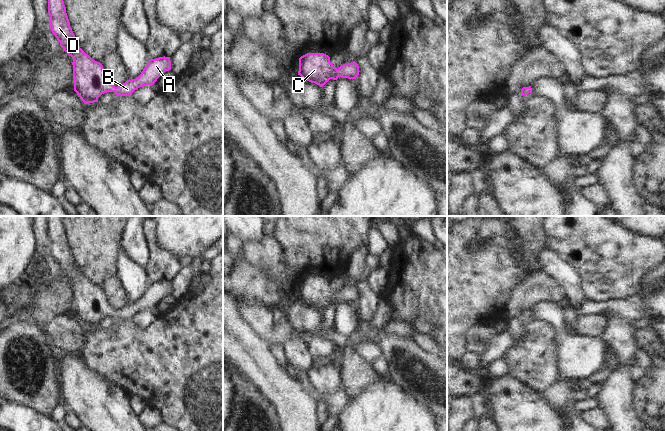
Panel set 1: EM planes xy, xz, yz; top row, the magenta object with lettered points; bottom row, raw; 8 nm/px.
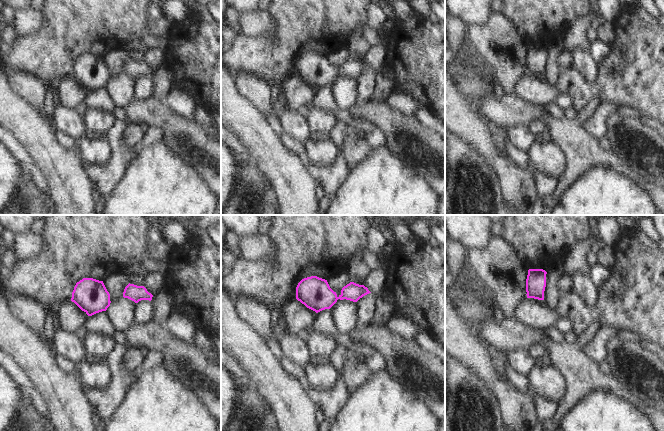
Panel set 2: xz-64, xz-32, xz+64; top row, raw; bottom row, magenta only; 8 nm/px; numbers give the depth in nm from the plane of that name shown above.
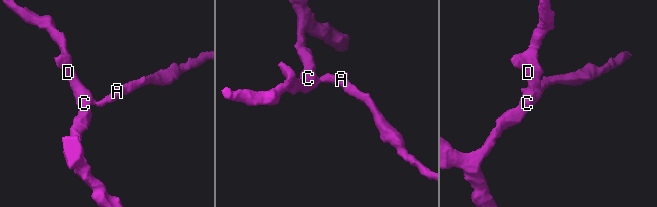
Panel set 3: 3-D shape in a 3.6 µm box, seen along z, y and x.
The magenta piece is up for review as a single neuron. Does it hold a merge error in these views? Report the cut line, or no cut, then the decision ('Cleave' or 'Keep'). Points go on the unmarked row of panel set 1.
No split. Keep

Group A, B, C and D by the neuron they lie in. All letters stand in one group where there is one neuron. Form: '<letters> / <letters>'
A B C D

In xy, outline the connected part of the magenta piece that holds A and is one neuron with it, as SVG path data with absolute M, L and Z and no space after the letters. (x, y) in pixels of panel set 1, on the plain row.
M47 216L48 222L48 238L50 240L50 253L60 266L63 274L73 282L73 302L74 315L85 328L98 326L98 322L107 316L115 316L116 319L129 320L140 311L152 310L157 303L165 296L171 294L170 281L159 281L150 283L141 296L135 303L127 304L120 310L115 311L109 304L105 293L100 286L93 284L87 279L75 266L75 259L70 251L70 246L66 237L66 231L62 222L61 216Z

